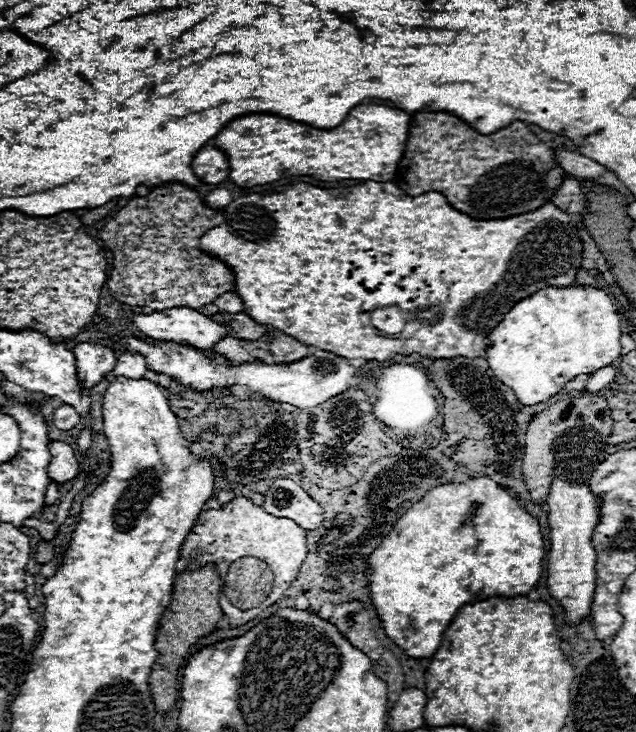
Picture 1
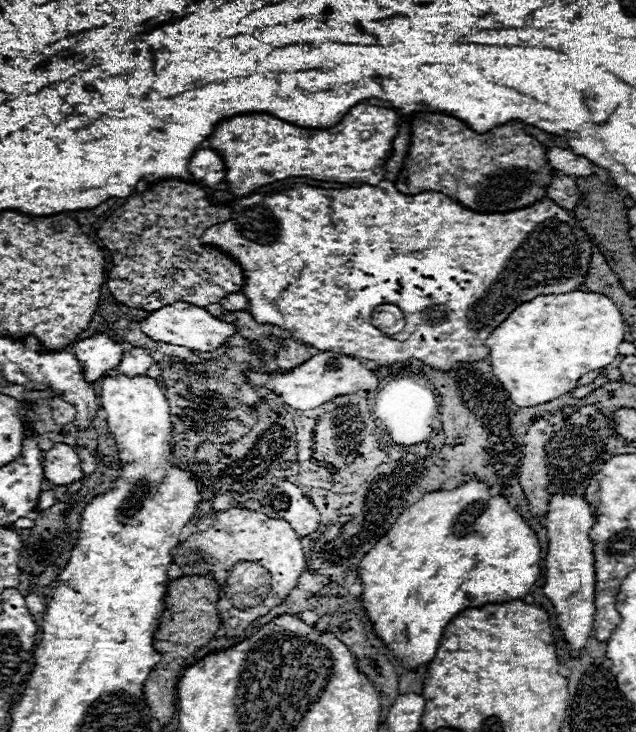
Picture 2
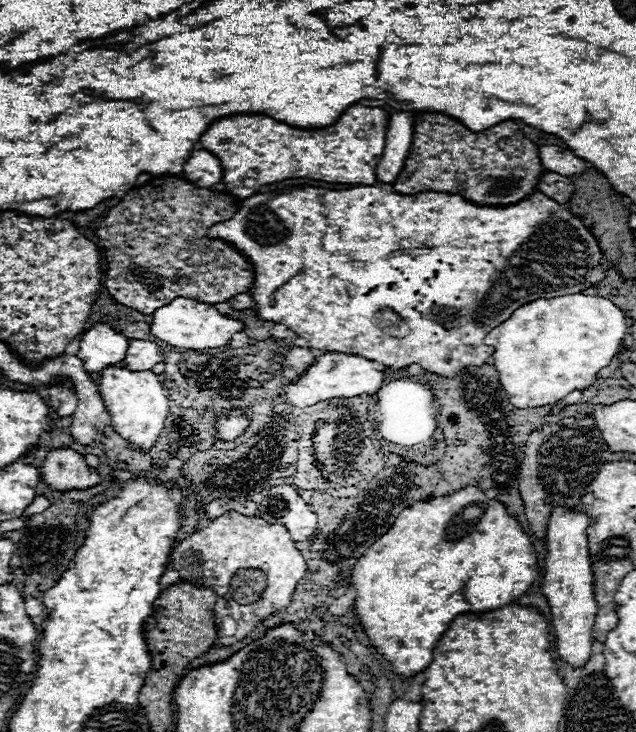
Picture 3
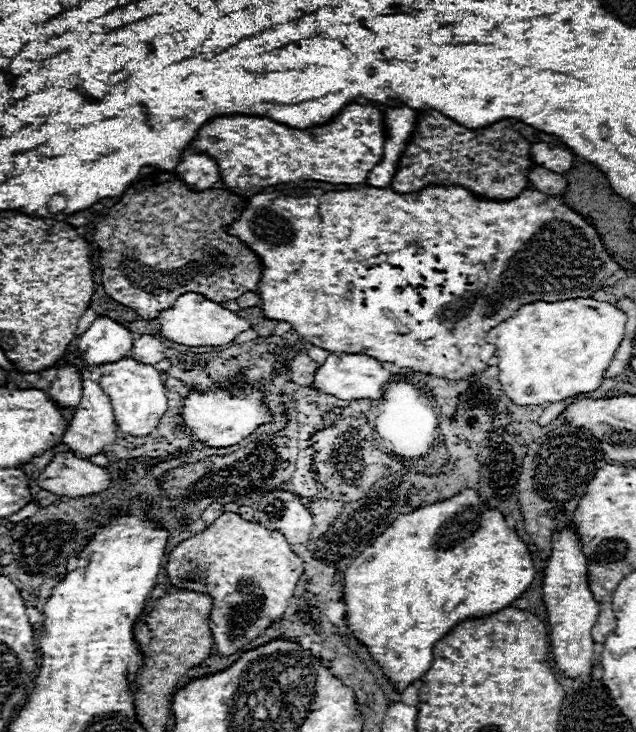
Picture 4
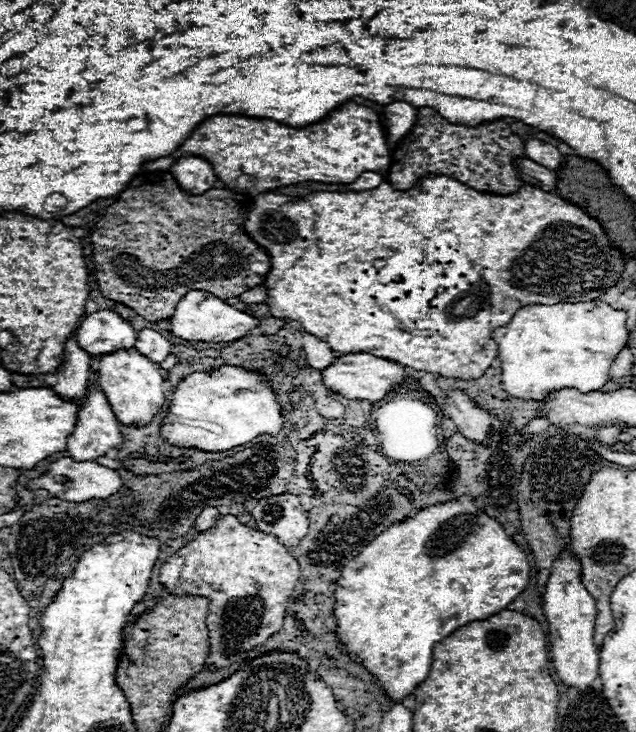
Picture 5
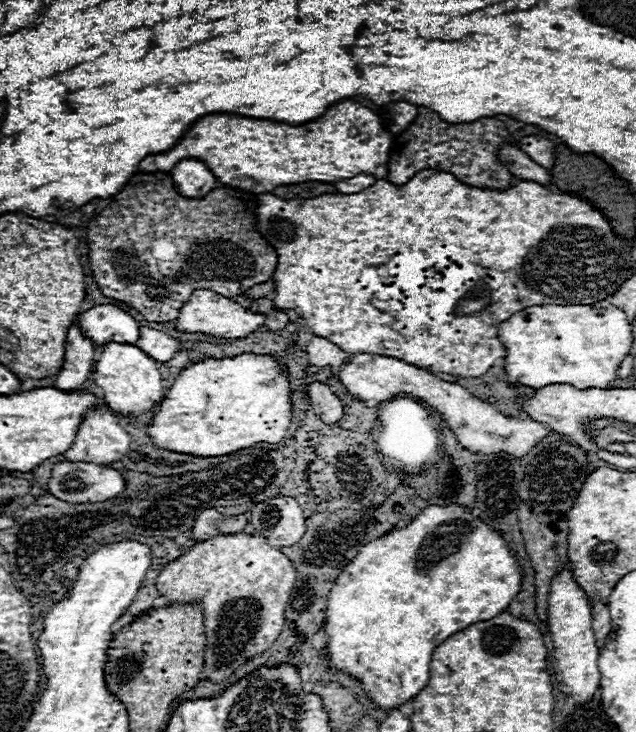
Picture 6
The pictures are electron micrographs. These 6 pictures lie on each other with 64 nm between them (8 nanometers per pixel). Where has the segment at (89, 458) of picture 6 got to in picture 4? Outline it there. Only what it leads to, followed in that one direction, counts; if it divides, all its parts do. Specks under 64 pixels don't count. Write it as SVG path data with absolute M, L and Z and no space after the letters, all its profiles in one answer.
M80 366L82 370L82 386L84 386L84 394L82 400L78 404L78 411L73 413L70 420L68 432L64 434L64 444L72 450L72 454L76 454L78 458L92 458L94 454L100 454L108 444L112 444L116 440L116 422L114 422L114 414L112 414L112 406L108 402L108 396L102 392L102 388L90 378L90 372L86 370L86 366Z

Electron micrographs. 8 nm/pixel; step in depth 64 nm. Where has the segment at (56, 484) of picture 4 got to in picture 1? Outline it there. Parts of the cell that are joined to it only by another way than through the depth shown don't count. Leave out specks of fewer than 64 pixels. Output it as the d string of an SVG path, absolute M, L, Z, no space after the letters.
M52 442L50 444L50 464L48 474L52 482L64 484L68 480L74 480L78 476L78 460L66 442Z

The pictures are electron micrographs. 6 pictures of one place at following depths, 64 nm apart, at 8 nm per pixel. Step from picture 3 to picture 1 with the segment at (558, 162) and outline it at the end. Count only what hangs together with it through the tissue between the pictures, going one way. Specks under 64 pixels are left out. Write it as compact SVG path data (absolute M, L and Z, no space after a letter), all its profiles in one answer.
M556 150L554 154L556 154L562 170L566 170L566 174L570 174L570 176L578 176L578 178L598 178L606 170L598 162L586 158L582 154L578 154L578 152Z

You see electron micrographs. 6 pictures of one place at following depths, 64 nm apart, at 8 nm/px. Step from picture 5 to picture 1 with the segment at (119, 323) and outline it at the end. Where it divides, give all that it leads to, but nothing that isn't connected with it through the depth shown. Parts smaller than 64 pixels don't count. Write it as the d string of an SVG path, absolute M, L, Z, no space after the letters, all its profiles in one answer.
M80 342L72 348L78 366L78 378L82 380L84 388L96 386L114 366L116 366L116 352L110 346L98 342Z

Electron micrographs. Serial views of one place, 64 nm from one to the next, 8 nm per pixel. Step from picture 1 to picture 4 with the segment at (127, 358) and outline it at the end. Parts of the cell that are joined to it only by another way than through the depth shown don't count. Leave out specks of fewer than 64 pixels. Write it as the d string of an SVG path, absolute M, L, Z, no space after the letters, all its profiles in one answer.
M142 334L134 340L130 356L144 364L158 364L160 360L166 358L166 346L162 344L162 340L158 336Z

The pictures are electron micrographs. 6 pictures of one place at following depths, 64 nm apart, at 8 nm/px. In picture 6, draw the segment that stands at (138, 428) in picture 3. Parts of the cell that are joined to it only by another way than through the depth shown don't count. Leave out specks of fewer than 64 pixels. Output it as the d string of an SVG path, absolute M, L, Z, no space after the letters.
M108 342L100 348L94 368L92 368L92 378L96 386L102 388L104 400L110 404L112 410L120 412L122 416L142 416L152 410L152 406L164 396L162 392L162 376L158 372L156 360L144 354L138 346L134 344L118 344L118 342Z

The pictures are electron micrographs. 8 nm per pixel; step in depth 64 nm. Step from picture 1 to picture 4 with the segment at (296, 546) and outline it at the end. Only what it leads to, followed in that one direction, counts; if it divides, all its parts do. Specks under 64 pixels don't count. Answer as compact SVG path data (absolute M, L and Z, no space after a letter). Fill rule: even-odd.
M224 512L206 530L180 542L170 552L164 570L172 588L188 588L212 596L210 630L216 644L214 652L230 658L240 656L250 642L284 616L304 566L280 532L270 532L262 524ZM180 580L190 584L180 584ZM240 582L250 582L254 588L240 588Z

